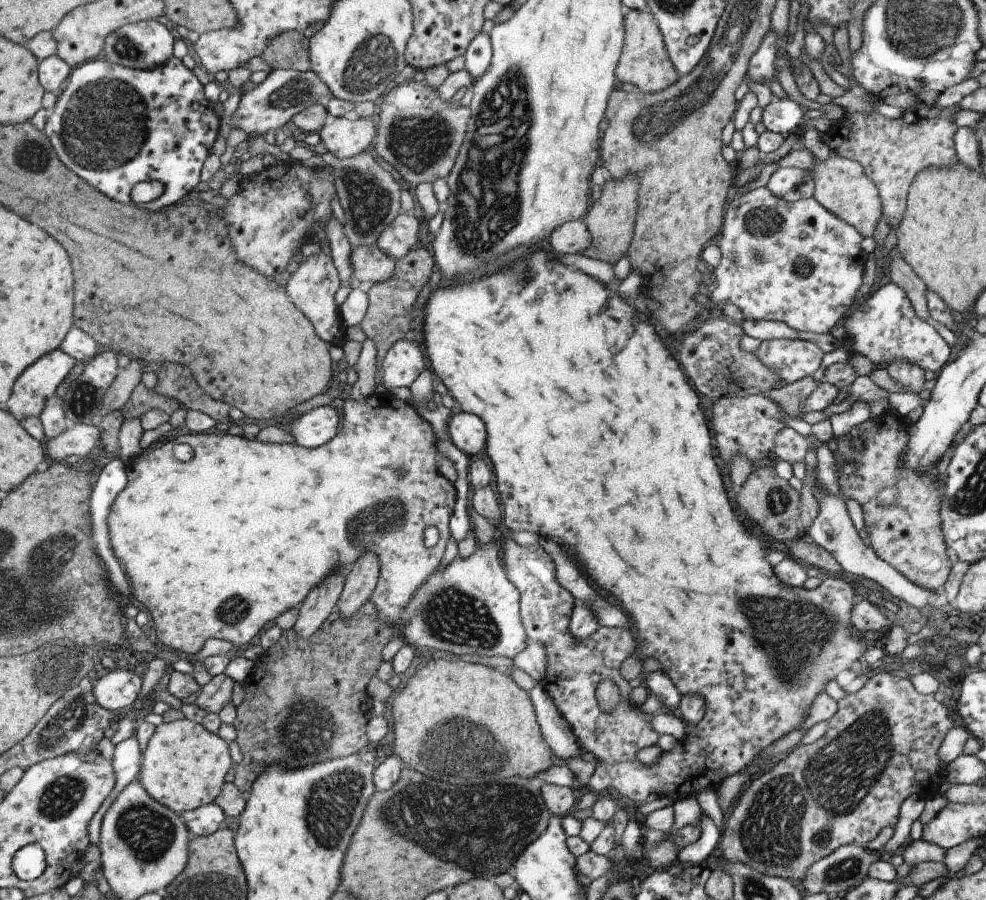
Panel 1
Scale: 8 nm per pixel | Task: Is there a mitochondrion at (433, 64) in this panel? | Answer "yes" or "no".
no

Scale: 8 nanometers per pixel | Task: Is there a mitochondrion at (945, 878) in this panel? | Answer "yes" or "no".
no

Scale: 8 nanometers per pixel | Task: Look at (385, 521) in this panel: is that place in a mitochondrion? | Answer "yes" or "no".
yes

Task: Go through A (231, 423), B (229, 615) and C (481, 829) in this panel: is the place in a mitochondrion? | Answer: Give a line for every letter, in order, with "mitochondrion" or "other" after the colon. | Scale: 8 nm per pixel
A: other
B: mitochondrion
C: mitochondrion

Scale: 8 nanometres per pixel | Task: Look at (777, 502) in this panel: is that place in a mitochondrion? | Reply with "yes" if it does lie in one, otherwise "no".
yes

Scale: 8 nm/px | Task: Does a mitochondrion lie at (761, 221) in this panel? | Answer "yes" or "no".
yes

